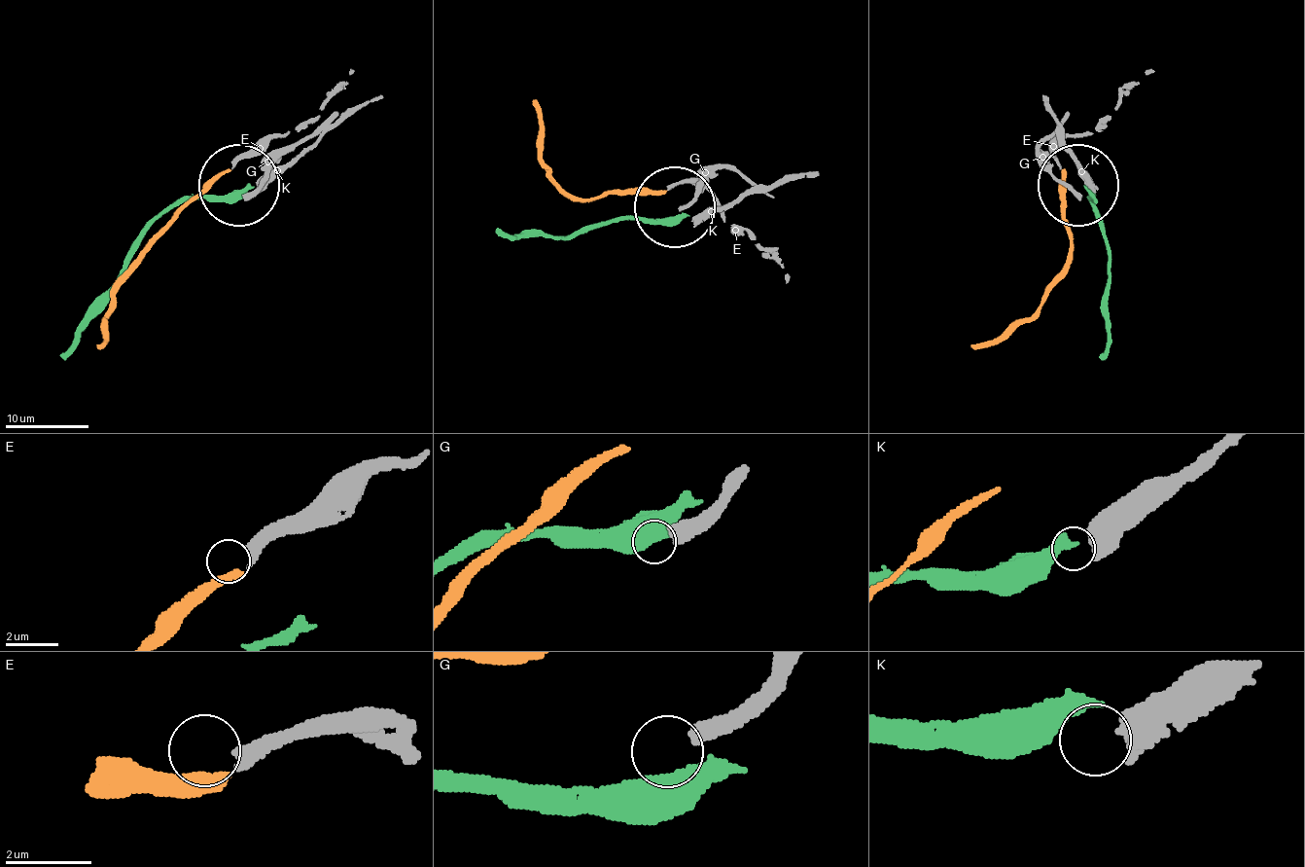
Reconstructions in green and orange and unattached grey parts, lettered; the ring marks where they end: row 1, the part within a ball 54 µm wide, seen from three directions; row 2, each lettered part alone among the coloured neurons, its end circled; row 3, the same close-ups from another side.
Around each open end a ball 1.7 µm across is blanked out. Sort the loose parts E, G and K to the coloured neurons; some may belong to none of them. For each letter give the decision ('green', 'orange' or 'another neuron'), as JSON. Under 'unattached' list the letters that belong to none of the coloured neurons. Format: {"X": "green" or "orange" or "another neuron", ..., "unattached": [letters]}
{"E": "another neuron", "G": "another neuron", "K": "another neuron", "unattached": ["E", "G", "K"]}

